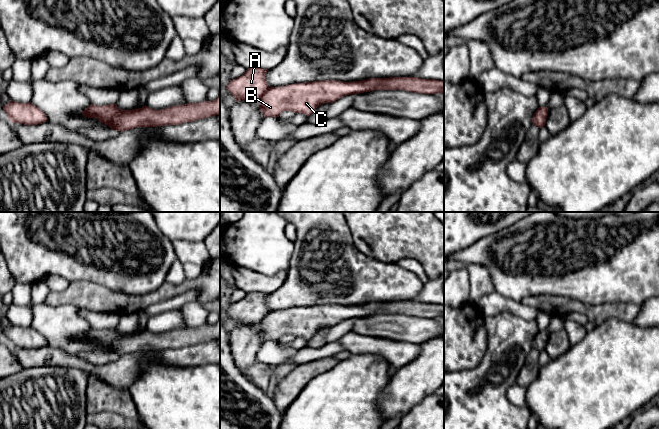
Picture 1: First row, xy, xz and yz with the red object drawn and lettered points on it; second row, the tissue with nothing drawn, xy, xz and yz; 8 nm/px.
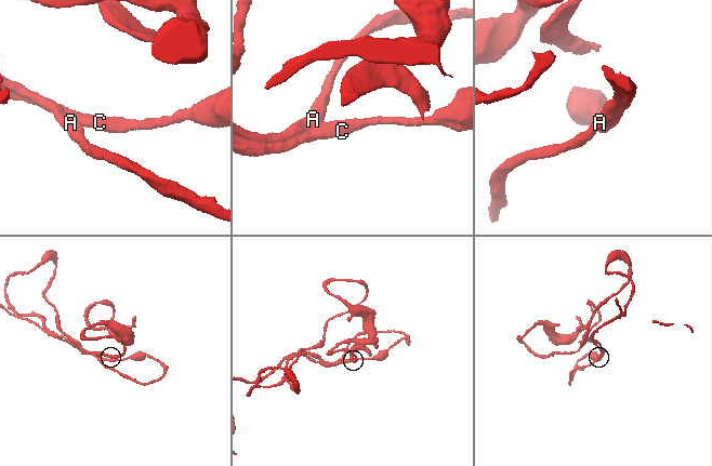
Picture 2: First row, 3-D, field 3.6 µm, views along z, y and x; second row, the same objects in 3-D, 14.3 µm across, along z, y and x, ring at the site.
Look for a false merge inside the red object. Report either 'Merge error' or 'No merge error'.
No merge error

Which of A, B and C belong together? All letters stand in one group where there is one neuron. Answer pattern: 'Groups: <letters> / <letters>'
Groups: A B C

